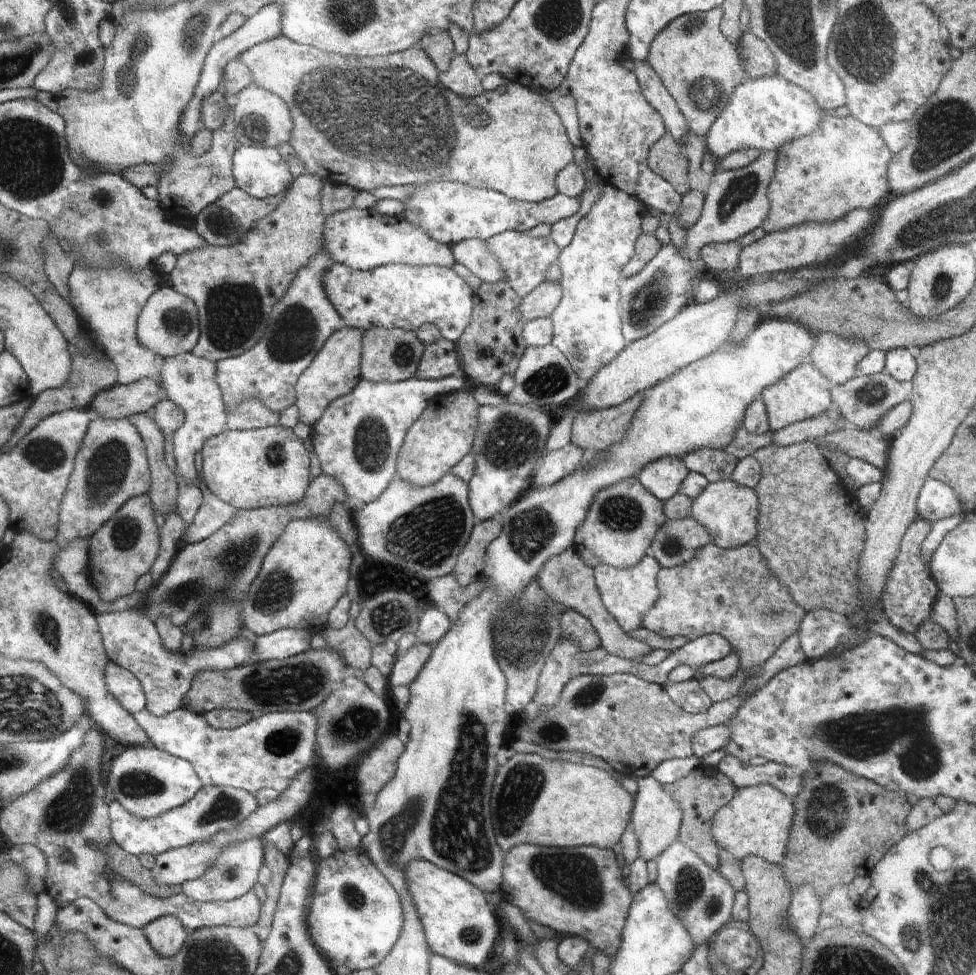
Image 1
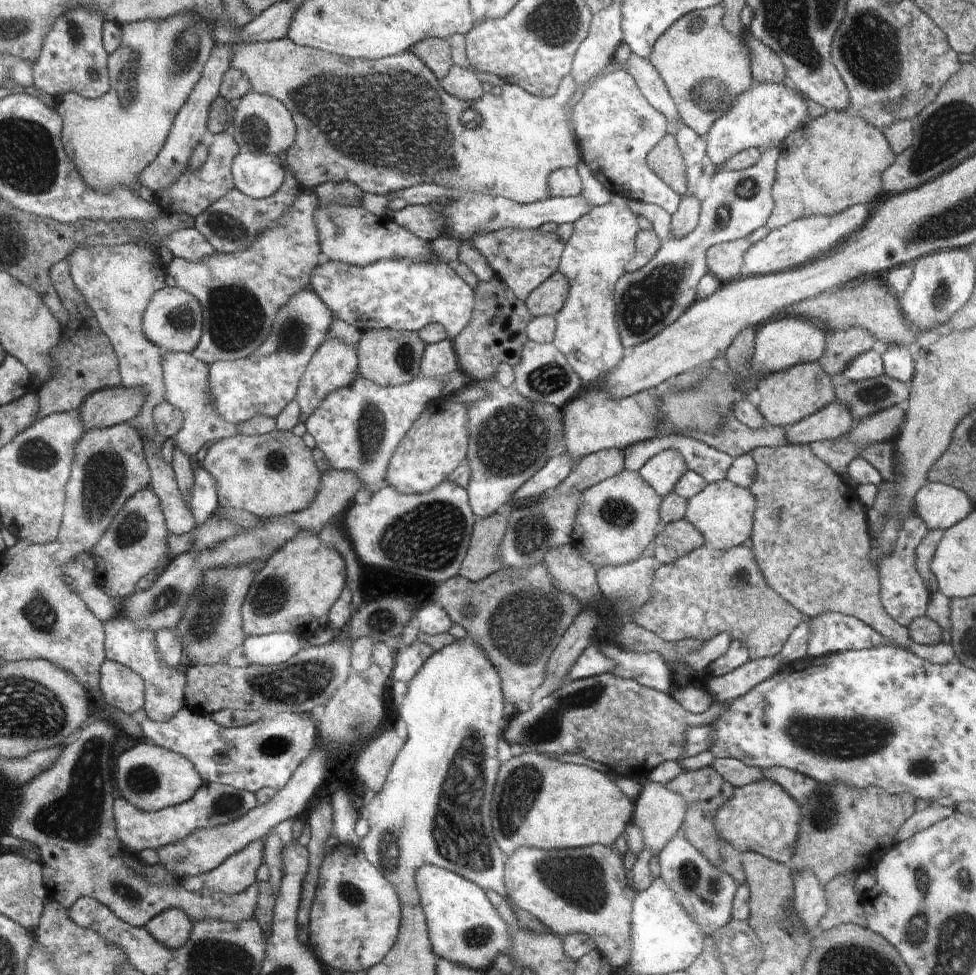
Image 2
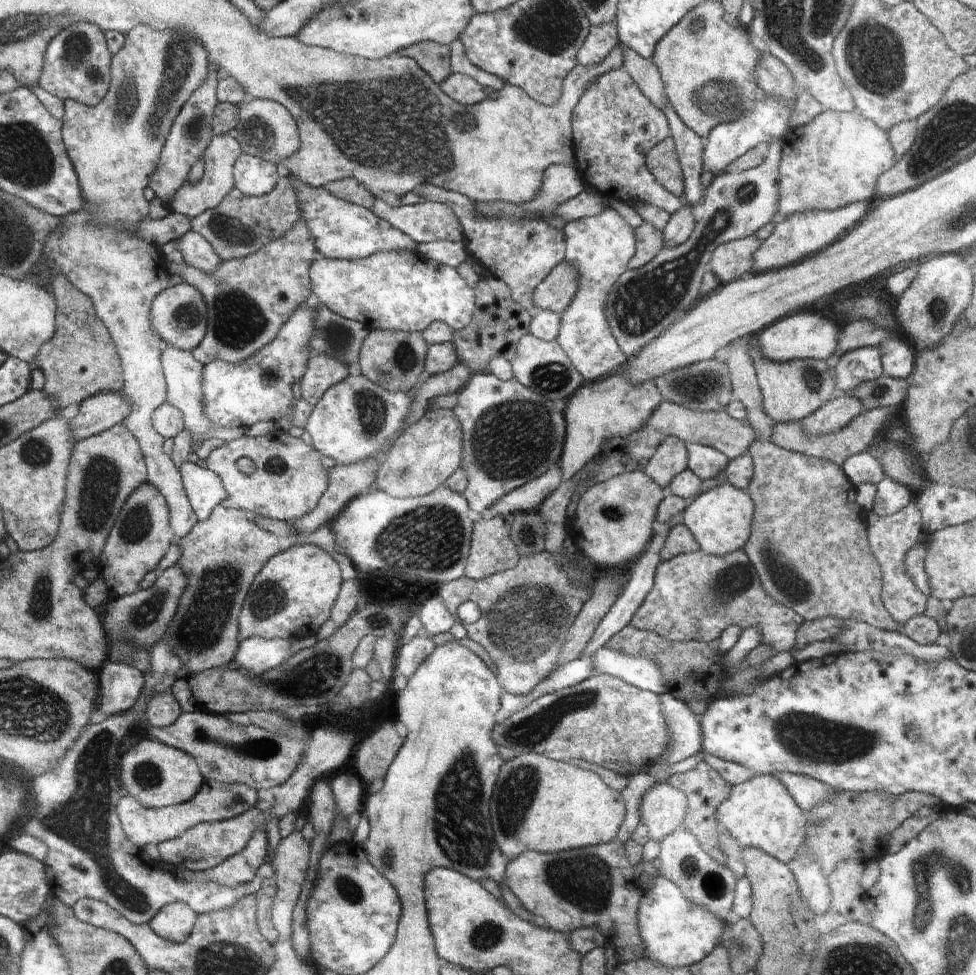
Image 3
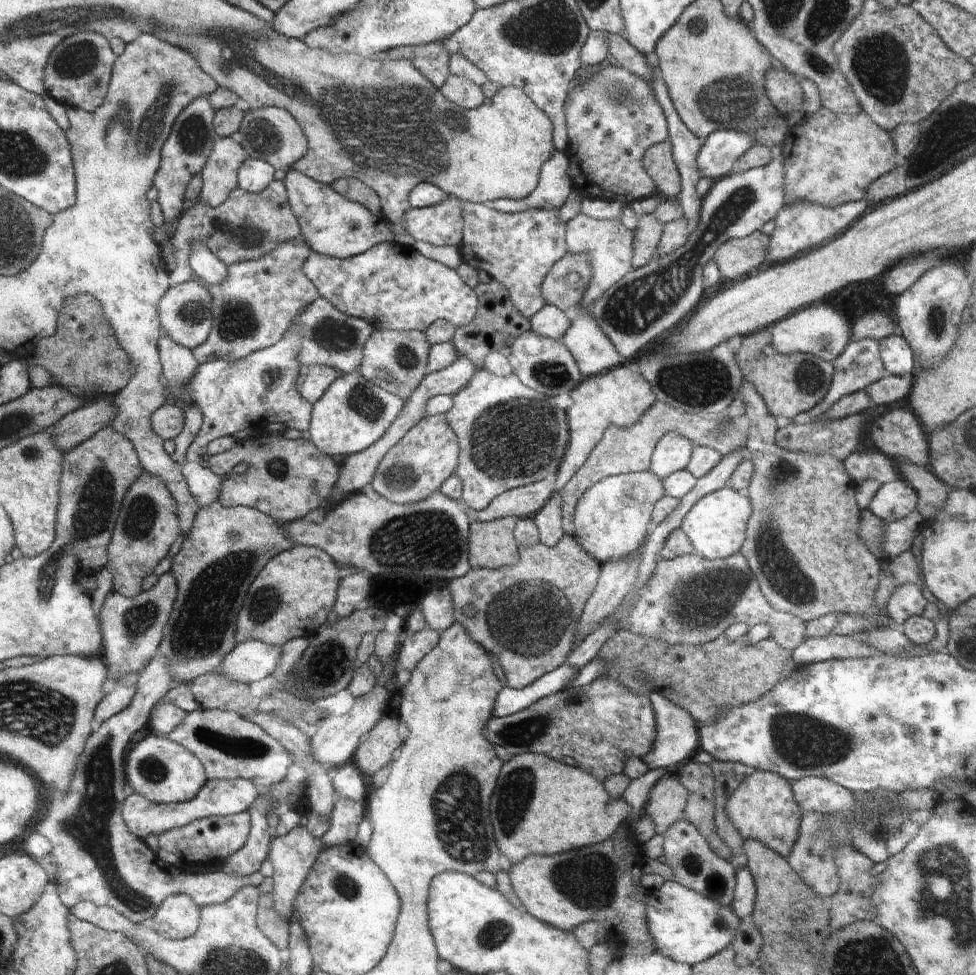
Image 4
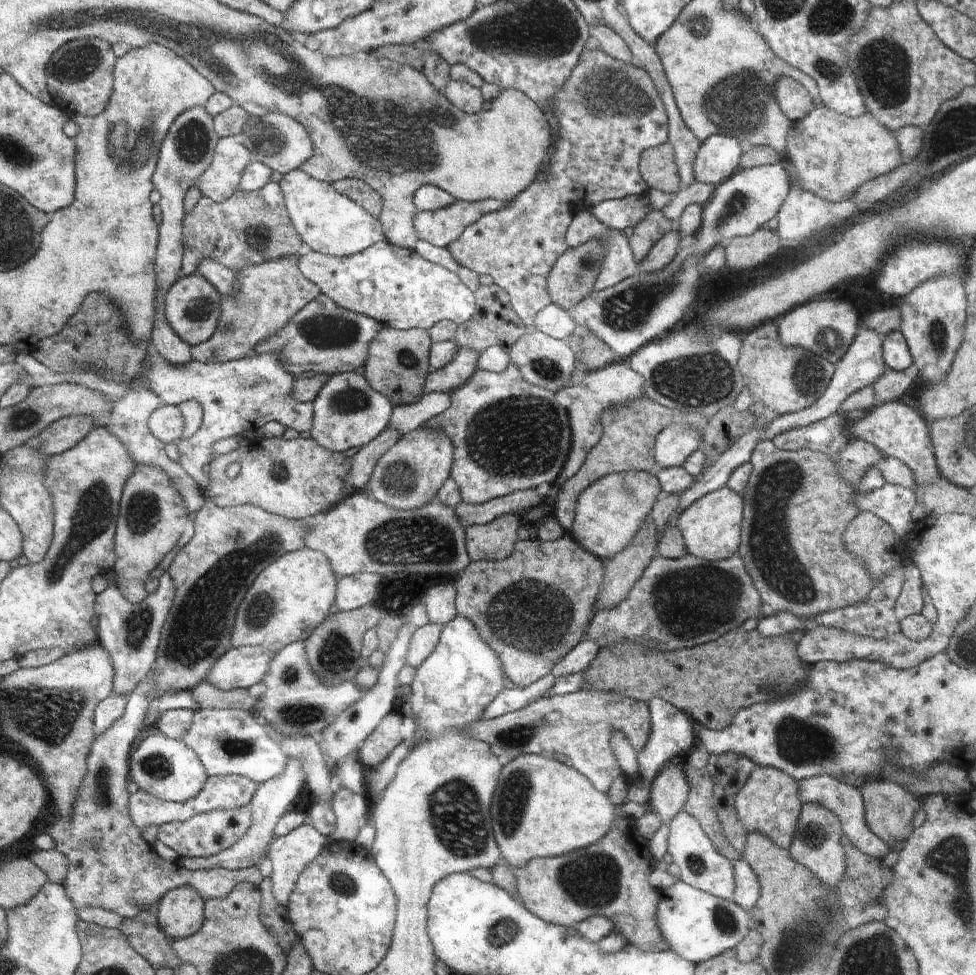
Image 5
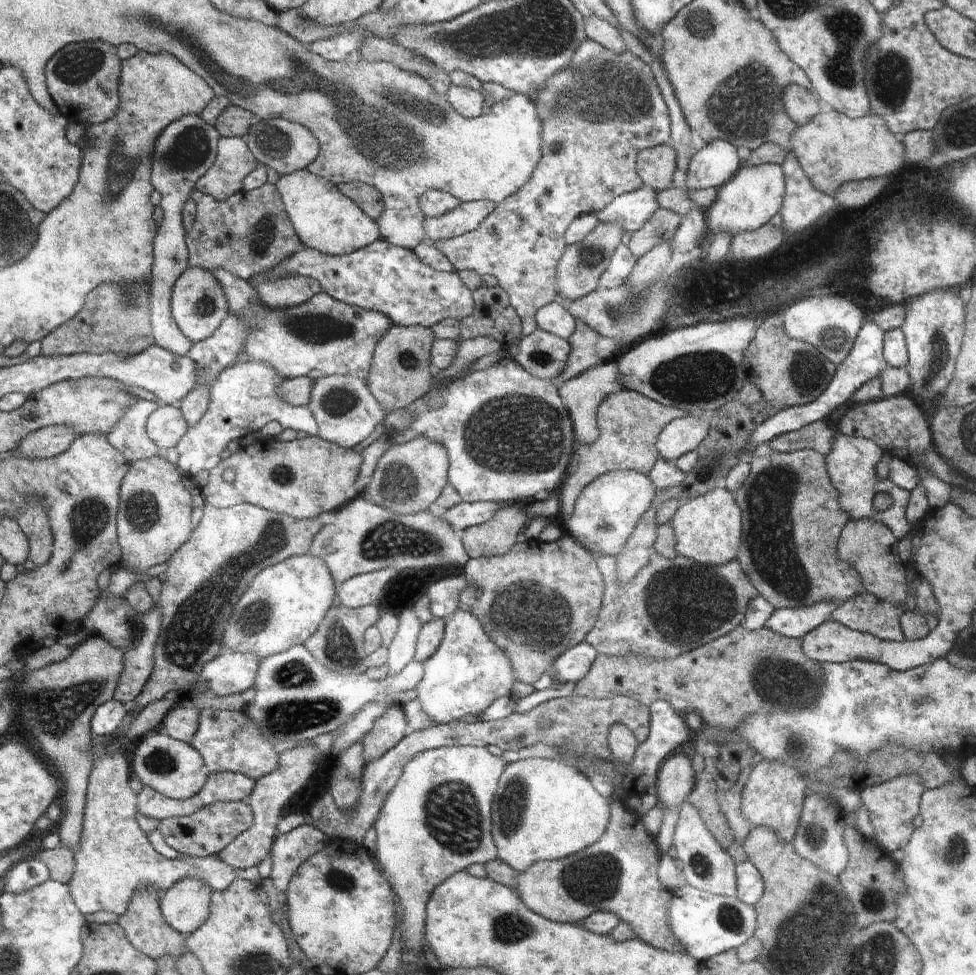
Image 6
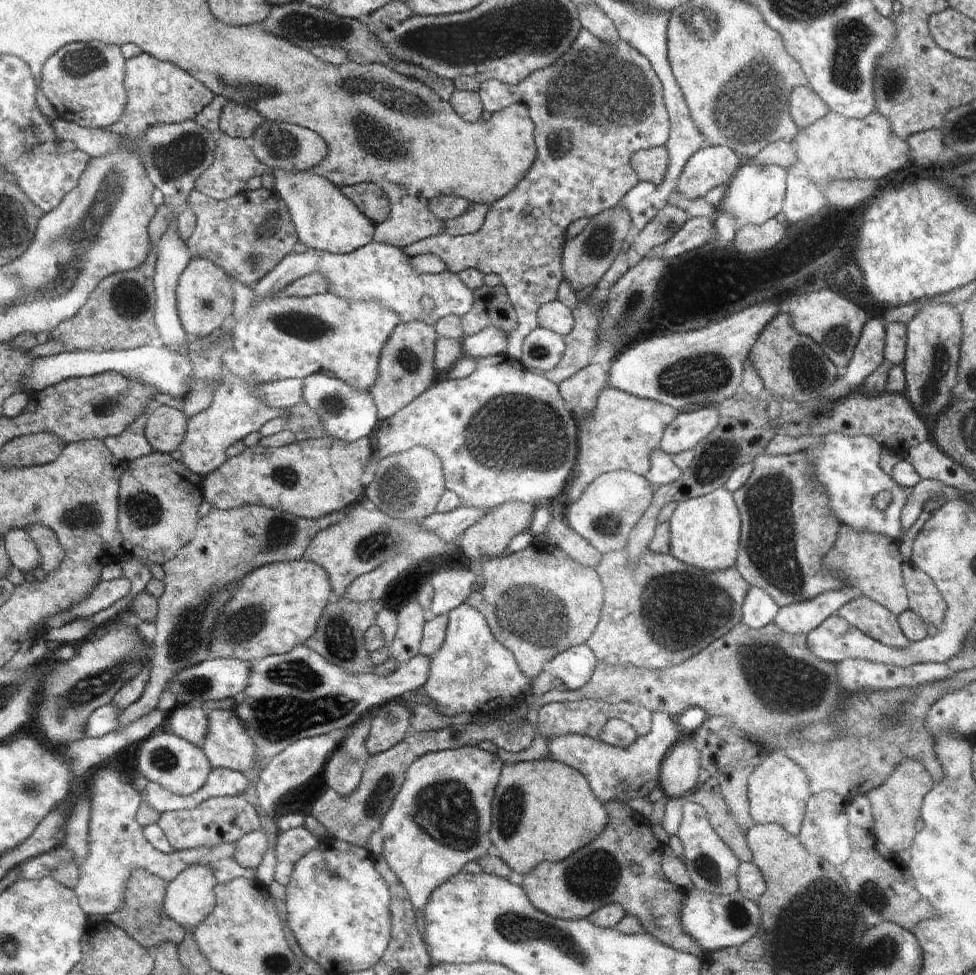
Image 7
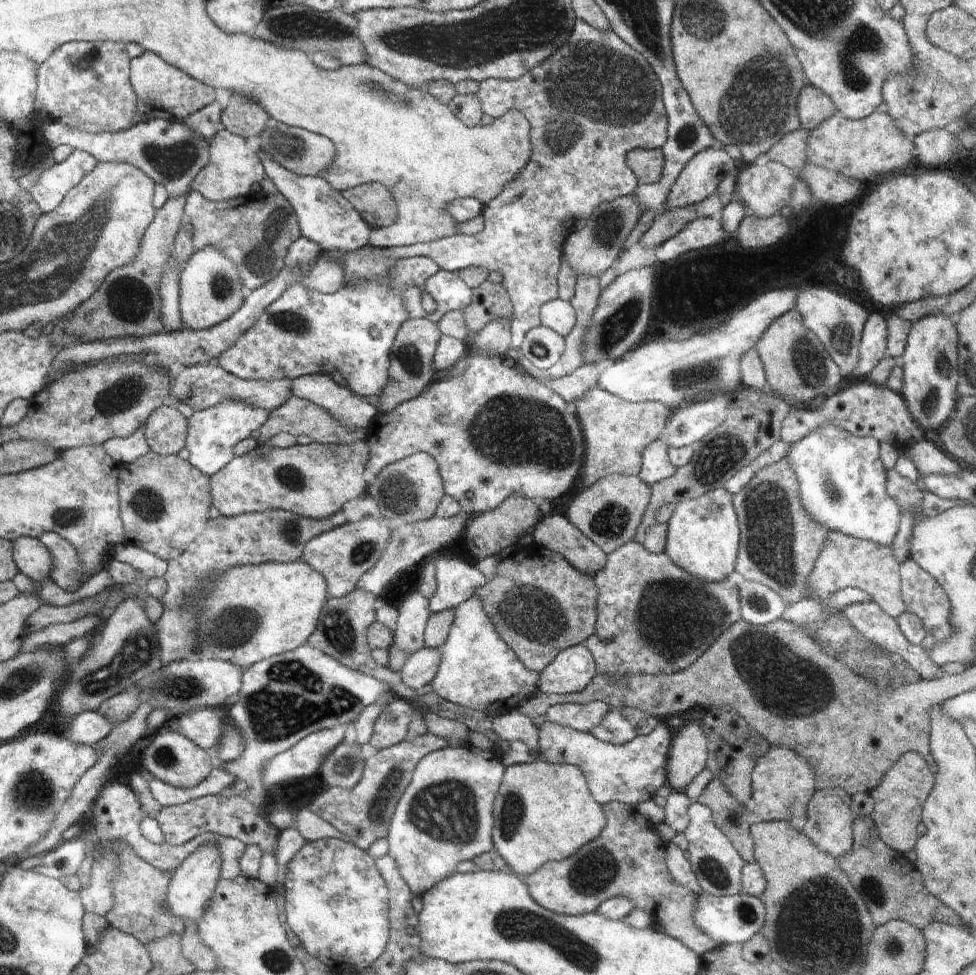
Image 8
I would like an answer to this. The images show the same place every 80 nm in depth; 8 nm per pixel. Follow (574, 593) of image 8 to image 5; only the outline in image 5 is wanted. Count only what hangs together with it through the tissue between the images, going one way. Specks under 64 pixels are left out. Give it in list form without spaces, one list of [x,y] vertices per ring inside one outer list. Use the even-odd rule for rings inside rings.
[[[568,532],[558,540],[518,540],[507,559],[470,561],[455,583],[457,614],[471,620],[481,639],[497,652],[505,676],[524,688],[551,673],[552,667],[584,640],[595,617],[595,604],[605,575],[605,566],[595,554],[577,543]]]

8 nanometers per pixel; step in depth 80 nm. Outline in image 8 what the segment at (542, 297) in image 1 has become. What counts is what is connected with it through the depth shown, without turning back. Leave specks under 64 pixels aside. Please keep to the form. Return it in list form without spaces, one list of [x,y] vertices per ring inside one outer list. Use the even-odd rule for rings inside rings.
[[[632,195],[622,196],[618,200],[612,200],[612,202],[598,206],[592,212],[592,216],[586,219],[585,226],[578,232],[572,232],[563,245],[564,260],[574,270],[575,276],[582,274],[582,276],[599,277],[615,266],[615,261],[620,258],[620,250],[637,225],[641,215],[642,208]]]

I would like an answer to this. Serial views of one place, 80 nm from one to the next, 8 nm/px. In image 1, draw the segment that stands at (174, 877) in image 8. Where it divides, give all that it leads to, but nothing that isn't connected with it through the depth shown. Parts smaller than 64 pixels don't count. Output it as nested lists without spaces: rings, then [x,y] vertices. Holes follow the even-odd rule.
[[[162,916],[146,924],[142,930],[150,942],[150,948],[162,958],[172,958],[178,954],[190,934],[174,916]]]

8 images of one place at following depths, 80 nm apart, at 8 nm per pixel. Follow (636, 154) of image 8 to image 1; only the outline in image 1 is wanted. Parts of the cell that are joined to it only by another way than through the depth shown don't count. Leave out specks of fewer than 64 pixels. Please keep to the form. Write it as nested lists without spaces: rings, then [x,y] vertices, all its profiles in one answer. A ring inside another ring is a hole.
[[[666,132],[650,148],[648,165],[652,172],[664,178],[681,196],[691,190],[688,160],[683,156],[681,146],[676,144],[670,132]]]

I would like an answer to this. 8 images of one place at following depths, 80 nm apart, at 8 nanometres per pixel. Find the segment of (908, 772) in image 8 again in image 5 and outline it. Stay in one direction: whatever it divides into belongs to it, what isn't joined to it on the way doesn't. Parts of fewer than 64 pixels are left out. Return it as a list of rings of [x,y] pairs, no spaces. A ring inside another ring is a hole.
[[[880,779],[864,783],[858,789],[863,798],[865,821],[869,829],[890,849],[904,843],[913,831],[912,819],[921,807],[921,798],[901,784]]]

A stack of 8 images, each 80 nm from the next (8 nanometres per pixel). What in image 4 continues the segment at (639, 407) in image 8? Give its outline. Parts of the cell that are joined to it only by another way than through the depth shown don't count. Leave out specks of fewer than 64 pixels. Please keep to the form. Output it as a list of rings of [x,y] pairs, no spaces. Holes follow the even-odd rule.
[[[656,401],[651,407],[648,407],[642,414],[636,419],[636,422],[632,424],[626,425],[625,427],[619,427],[616,425],[610,425],[604,431],[603,437],[600,439],[600,442],[592,449],[588,460],[580,467],[580,470],[576,472],[576,474],[568,481],[568,484],[559,491],[559,499],[561,502],[562,509],[562,524],[563,531],[565,534],[569,534],[573,536],[574,530],[574,519],[573,514],[575,511],[576,503],[578,499],[582,496],[582,493],[590,488],[596,482],[601,481],[603,478],[618,475],[622,473],[633,473],[638,471],[648,471],[651,463],[651,456],[654,452],[656,444],[660,440],[660,437],[663,434],[666,434],[670,431],[679,432],[681,435],[684,435],[686,438],[689,438],[694,446],[702,446],[708,447],[712,450],[718,451],[720,455],[727,455],[729,452],[736,450],[737,448],[744,447],[744,442],[746,438],[744,434],[741,434],[737,431],[735,424],[731,420],[731,424],[726,427],[727,433],[722,437],[715,437],[715,430],[721,429],[723,426],[722,422],[718,422],[717,419],[721,419],[721,417],[717,417],[716,420],[708,420],[699,414],[690,414],[685,412],[680,412],[663,402]]]

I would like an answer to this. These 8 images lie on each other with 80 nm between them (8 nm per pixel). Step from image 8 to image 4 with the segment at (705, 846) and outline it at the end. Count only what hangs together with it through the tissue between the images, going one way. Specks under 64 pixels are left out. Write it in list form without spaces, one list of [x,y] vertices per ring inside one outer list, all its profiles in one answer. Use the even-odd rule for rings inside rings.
[[[678,819],[665,830],[663,849],[666,864],[670,866],[674,874],[674,881],[682,883],[685,887],[691,888],[715,902],[729,906],[734,898],[736,868],[732,866],[731,862],[712,852],[710,845],[704,840],[698,829],[690,824],[689,820]]]

